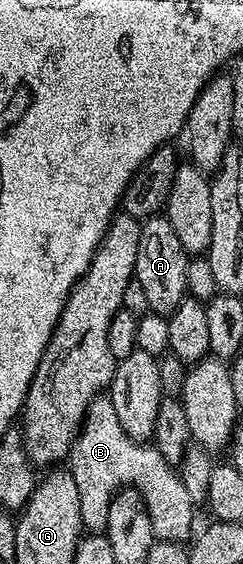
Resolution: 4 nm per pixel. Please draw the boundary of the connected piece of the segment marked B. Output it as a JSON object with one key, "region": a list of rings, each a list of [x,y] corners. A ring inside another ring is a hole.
{"region":[[[96,397],[91,402],[91,408],[87,410],[87,415],[83,419],[83,427],[75,436],[75,443],[71,447],[69,470],[73,481],[77,481],[77,494],[81,501],[81,521],[88,532],[106,532],[107,514],[112,499],[124,489],[134,489],[138,491],[144,505],[147,506],[151,524],[160,540],[182,544],[192,538],[191,526],[195,523],[197,507],[189,501],[189,493],[185,489],[183,478],[172,464],[165,461],[165,457],[154,445],[134,439],[123,428],[121,421],[117,421],[117,413],[113,409],[110,398]]]}

